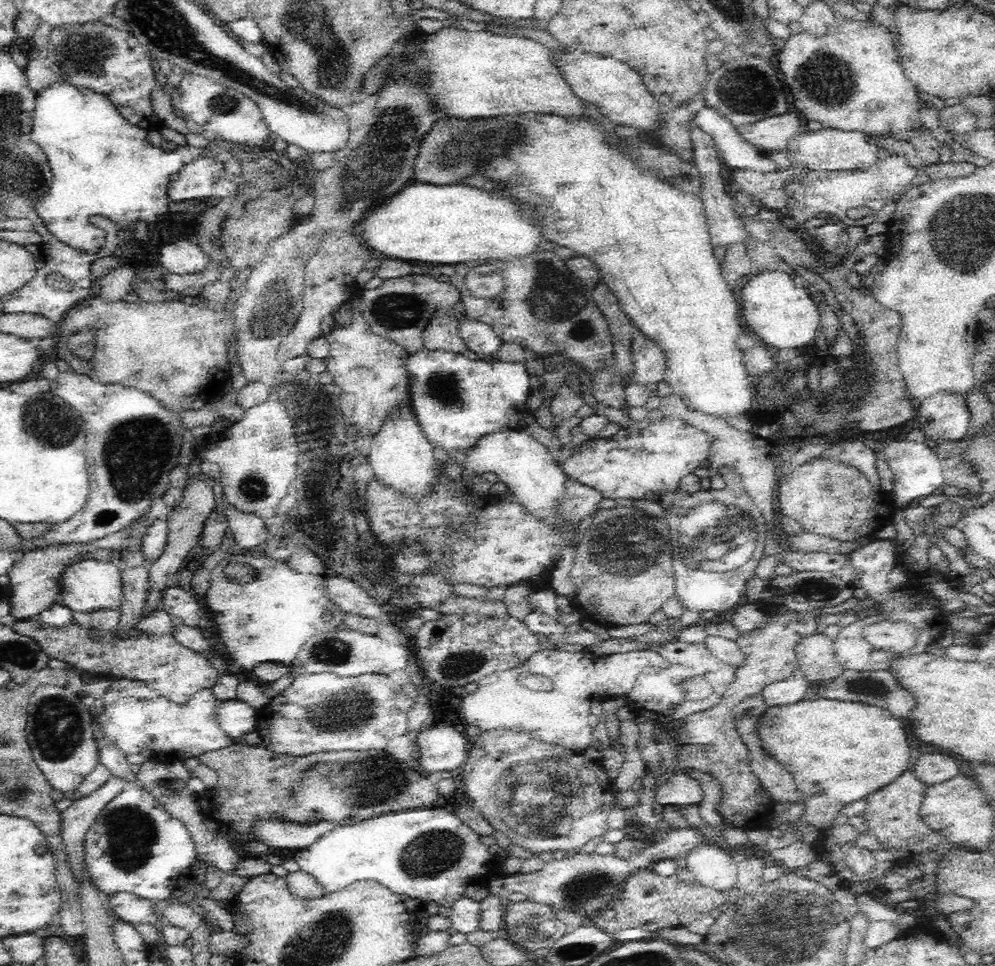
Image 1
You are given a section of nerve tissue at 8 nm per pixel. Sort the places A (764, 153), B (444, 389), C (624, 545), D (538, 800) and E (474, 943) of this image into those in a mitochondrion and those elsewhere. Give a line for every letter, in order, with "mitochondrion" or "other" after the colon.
A: other
B: mitochondrion
C: mitochondrion
D: mitochondrion
E: other

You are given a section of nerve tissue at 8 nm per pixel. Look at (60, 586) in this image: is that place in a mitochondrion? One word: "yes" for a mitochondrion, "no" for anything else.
no

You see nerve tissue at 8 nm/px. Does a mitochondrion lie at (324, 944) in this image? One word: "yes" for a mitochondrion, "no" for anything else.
yes

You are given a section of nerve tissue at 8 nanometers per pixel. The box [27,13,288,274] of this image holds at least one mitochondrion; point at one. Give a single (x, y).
(80, 54)

